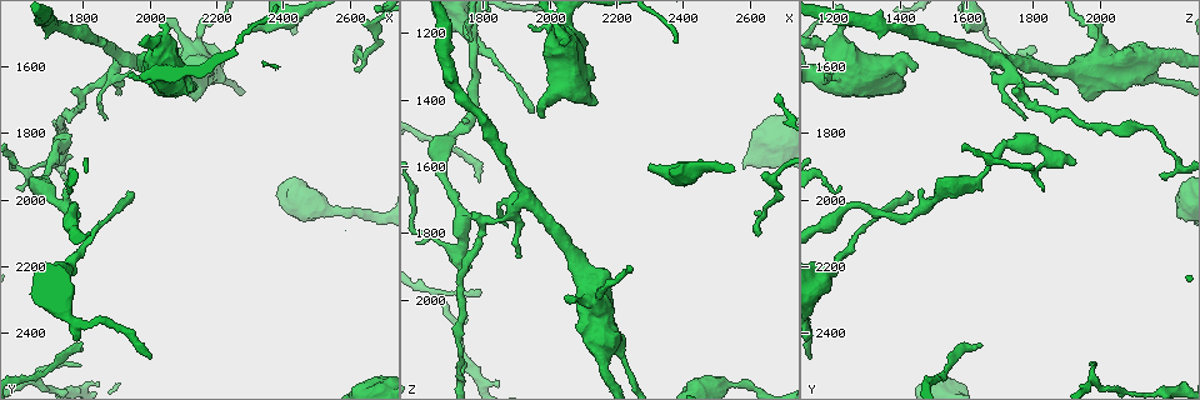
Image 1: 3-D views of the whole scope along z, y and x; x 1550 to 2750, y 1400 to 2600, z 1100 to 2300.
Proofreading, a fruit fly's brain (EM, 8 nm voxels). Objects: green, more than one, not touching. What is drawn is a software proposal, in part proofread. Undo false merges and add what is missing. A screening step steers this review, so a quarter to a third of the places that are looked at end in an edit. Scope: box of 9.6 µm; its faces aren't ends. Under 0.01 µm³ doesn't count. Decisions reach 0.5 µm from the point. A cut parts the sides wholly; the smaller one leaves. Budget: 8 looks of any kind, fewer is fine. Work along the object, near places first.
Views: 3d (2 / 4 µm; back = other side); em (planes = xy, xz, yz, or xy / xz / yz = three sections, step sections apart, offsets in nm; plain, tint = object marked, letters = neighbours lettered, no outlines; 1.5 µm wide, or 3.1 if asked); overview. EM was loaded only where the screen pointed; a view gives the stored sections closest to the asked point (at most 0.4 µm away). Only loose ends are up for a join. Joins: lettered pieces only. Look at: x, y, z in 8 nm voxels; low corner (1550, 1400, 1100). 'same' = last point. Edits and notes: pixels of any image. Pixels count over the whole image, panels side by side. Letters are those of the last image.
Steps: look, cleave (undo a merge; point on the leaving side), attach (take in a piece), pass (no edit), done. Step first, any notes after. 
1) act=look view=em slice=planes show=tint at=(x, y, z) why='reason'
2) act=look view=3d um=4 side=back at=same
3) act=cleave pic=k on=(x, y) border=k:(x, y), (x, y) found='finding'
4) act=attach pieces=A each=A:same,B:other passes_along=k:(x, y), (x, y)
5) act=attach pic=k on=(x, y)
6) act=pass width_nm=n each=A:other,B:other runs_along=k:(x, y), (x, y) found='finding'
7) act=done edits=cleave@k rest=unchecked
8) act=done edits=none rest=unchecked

act=look view=3d um=4 at=(2300, 1500, 1600) why='free end'

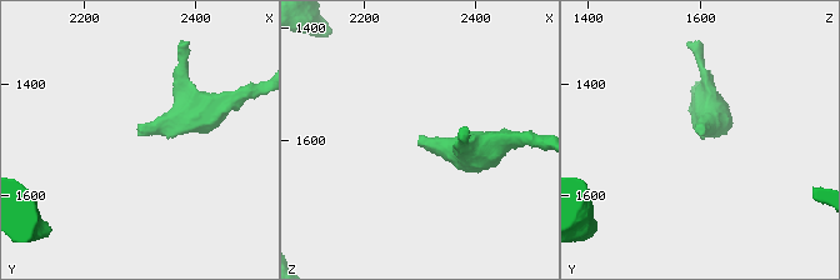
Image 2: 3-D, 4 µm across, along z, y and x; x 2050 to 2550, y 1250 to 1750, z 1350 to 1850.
act=look view=em slice=planes show=letters at=(2300, 1495, 1600)

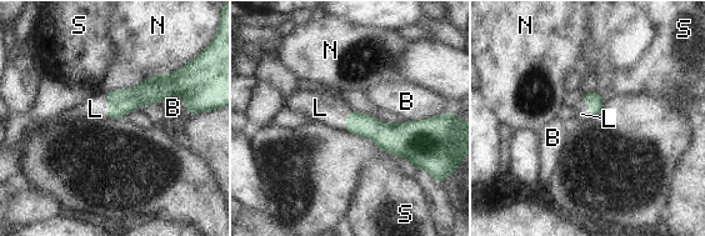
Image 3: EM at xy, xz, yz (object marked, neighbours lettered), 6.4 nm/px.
act=attach pieces=L each=B:other,L:same,N:other,S:other passes_along=3:(120, 101), (108, 106), (95, 109) found='it goes on there'

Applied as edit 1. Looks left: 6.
act=look view=overview

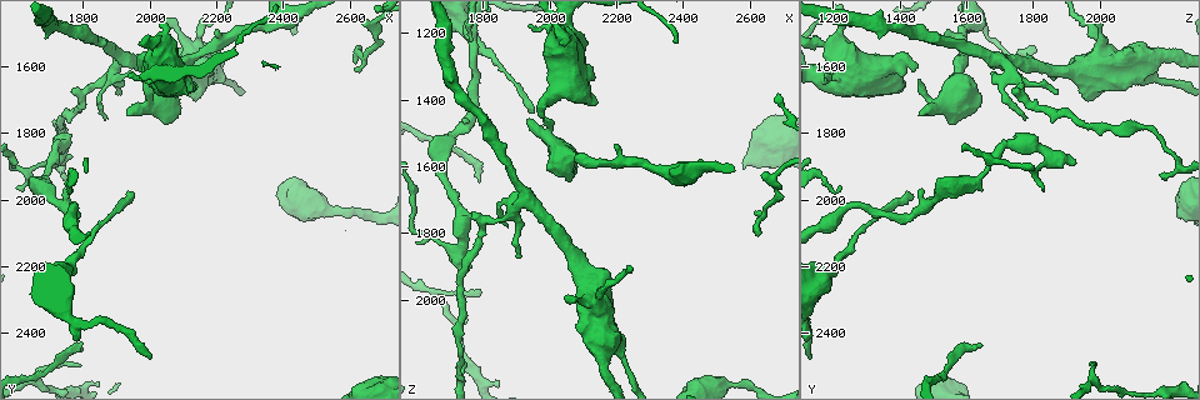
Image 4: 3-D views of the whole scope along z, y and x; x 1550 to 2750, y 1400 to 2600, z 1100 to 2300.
act=look view=3d um=4 at=(1910, 1680, 1870)

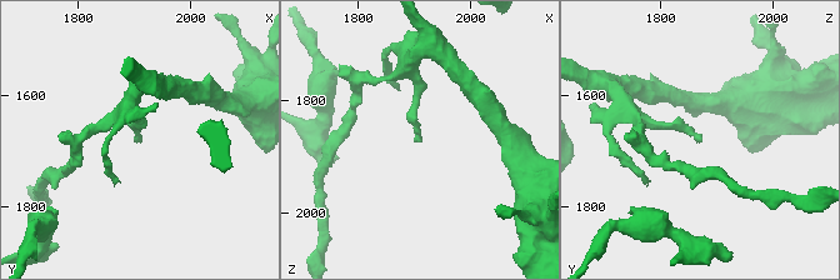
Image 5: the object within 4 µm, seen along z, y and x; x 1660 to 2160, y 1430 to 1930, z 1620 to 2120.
act=look view=em slice=xz step=4 show=tint at=(1915, 1690, 1875)

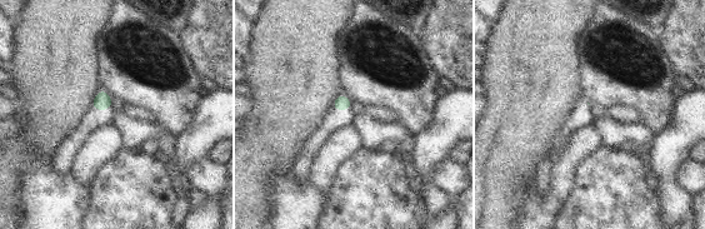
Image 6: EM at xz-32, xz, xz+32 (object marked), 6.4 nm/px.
act=look view=em slice=planes show=letters at=same why='cut it another way'

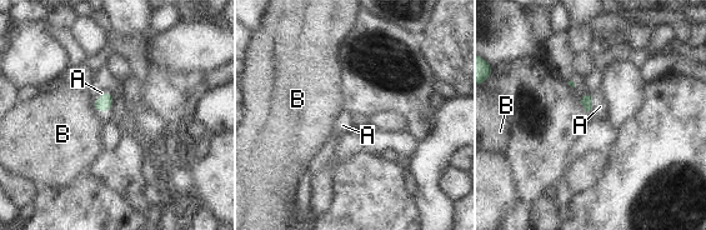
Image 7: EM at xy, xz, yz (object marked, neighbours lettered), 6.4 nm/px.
act=attach pieces=A each=A:same,B:other passes_along=7:(586, 101), (591, 103), (600, 106) found='the neuron continues'

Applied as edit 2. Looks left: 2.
act=done edits=attach@3,attach@7 rest=unchecked

